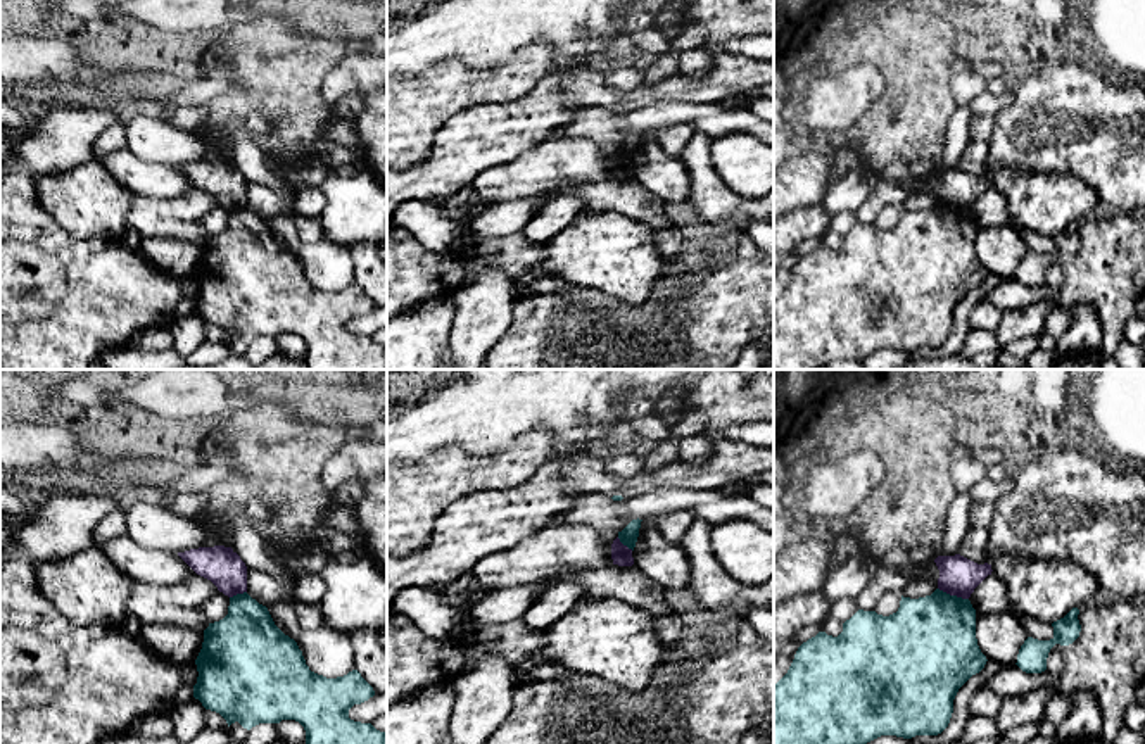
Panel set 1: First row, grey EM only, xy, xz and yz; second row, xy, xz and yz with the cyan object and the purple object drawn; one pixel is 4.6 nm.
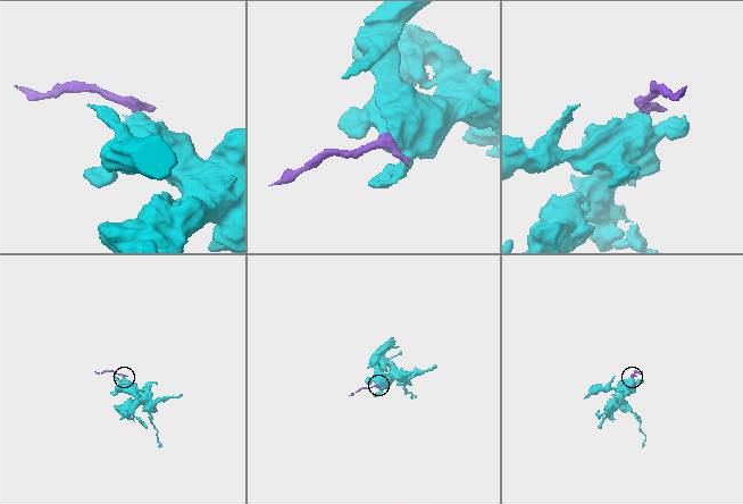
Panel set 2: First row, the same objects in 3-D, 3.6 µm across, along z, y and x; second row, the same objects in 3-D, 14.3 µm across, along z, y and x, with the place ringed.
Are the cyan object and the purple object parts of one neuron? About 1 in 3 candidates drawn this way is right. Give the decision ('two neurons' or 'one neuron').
two neurons

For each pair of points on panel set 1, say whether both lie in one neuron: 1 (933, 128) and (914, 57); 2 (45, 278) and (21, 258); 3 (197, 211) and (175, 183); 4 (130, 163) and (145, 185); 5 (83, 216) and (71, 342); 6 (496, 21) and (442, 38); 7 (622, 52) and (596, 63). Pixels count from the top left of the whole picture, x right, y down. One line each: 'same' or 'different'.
1: same
2: same
3: different
4: same
5: different
6: same
7: same

